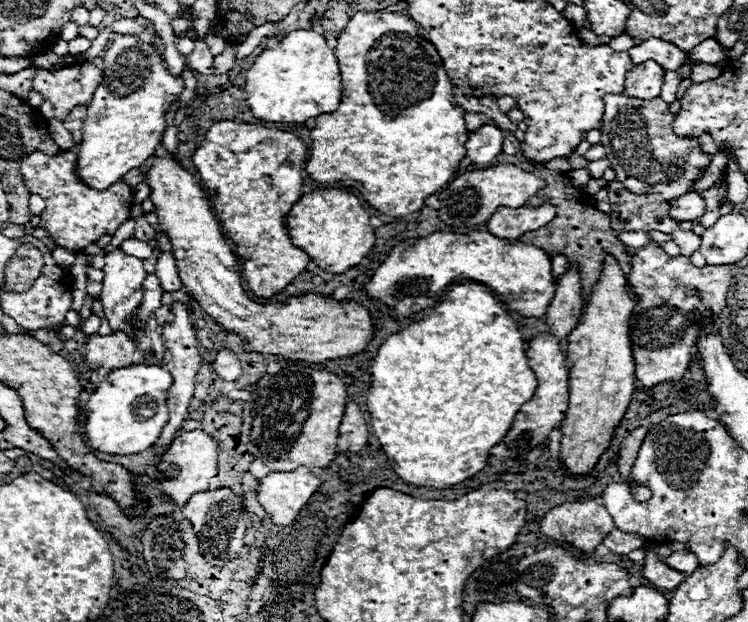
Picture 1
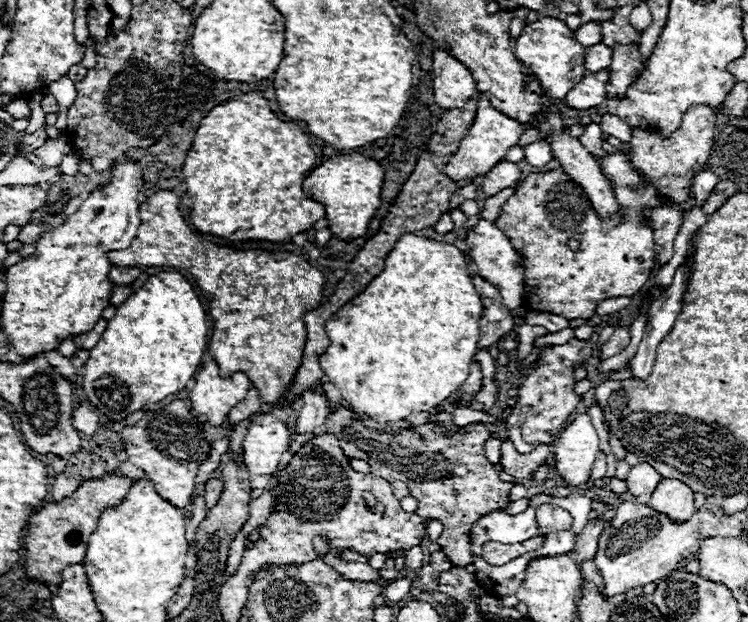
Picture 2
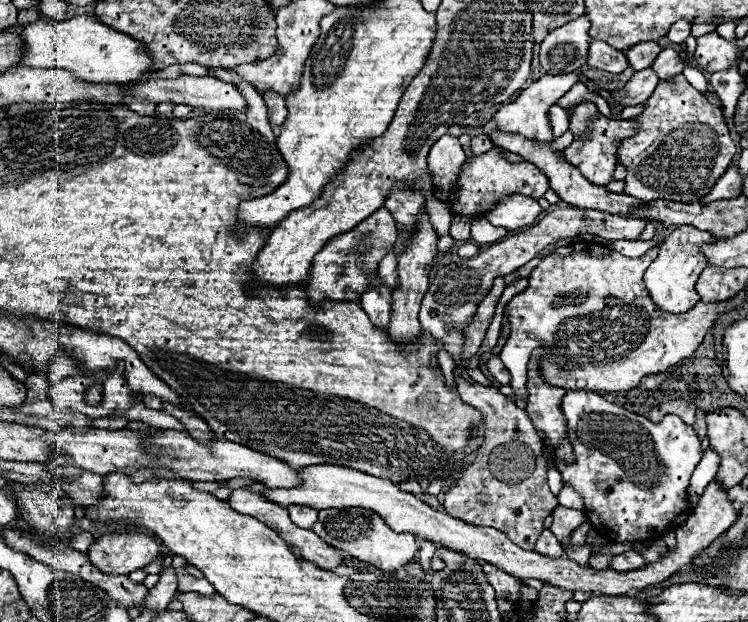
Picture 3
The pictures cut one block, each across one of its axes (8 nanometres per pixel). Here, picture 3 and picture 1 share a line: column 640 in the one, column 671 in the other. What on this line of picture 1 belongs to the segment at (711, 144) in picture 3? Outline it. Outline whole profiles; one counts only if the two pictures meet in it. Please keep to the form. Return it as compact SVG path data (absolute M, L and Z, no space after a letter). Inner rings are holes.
M606 96L604 104L606 112L600 124L602 132L602 146L606 148L606 158L610 160L616 178L624 184L624 188L630 188L630 192L658 192L660 196L666 196L666 200L674 200L682 196L682 192L690 192L692 184L704 174L708 164L714 156L704 154L700 148L698 138L680 138L672 130L674 114L670 112L670 106L662 98L654 100L632 100L630 96Z

